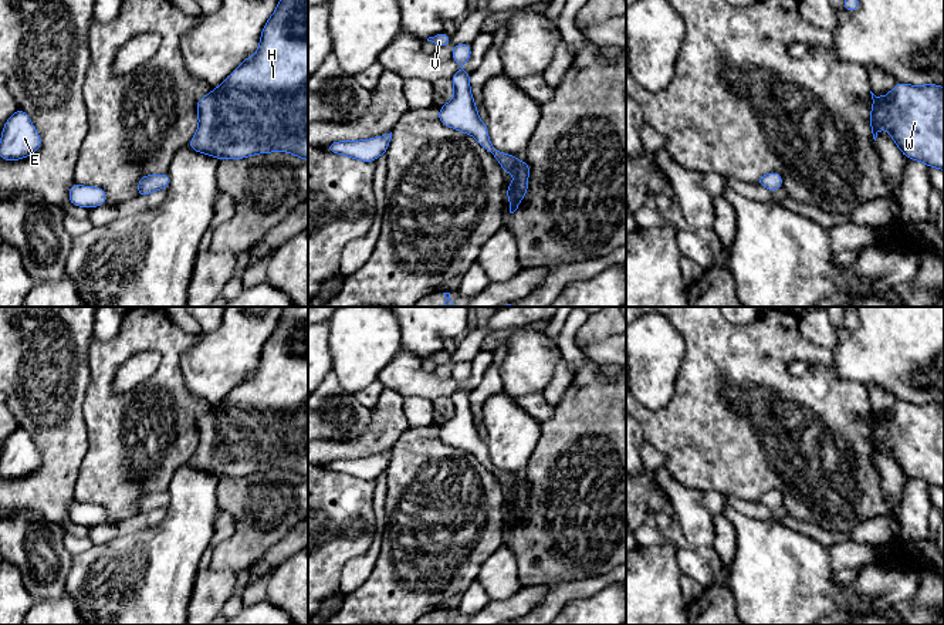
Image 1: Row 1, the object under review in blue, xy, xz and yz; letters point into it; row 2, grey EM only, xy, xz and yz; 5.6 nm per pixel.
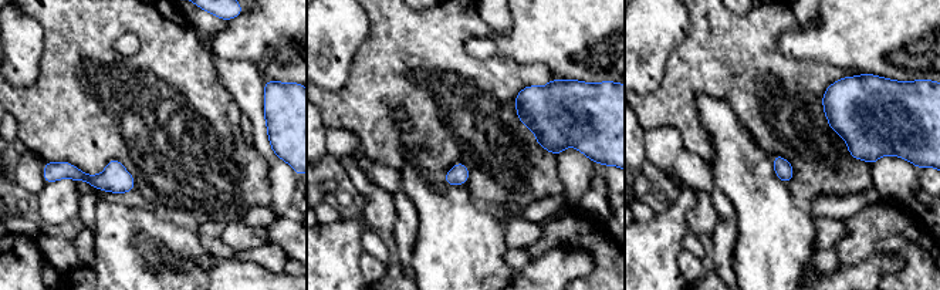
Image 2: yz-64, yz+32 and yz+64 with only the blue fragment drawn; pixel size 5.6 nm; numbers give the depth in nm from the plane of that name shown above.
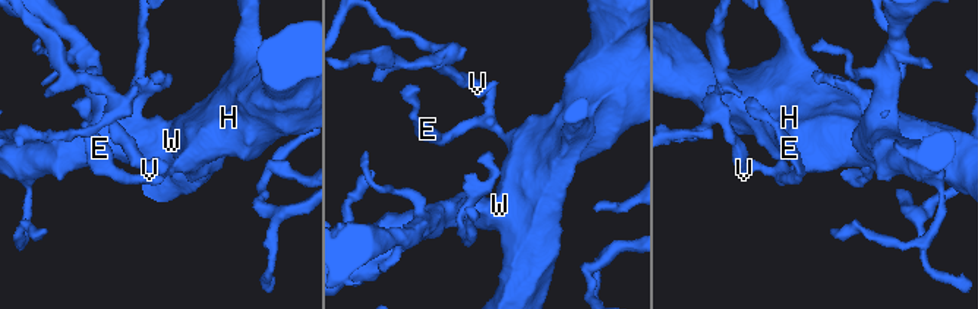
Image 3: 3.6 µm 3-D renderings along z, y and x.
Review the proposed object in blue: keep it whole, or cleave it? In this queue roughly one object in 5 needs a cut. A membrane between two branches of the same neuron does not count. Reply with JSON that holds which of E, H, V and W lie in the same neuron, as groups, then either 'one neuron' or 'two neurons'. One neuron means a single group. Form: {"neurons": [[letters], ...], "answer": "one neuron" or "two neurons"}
{"neurons": [["E", "H", "V", "W"]], "answer": "one neuron"}

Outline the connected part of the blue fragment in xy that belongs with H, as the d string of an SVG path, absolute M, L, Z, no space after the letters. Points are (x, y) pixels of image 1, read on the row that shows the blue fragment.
M280 0L260 45L226 81L196 102L199 126L189 148L219 161L288 152L308 161L308 0Z

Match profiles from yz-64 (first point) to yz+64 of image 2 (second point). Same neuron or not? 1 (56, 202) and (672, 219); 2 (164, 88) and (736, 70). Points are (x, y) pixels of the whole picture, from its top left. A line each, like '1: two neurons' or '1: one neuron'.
1: two neurons
2: one neuron

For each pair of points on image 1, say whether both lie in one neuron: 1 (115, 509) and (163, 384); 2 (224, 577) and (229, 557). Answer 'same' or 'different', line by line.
1: same
2: different

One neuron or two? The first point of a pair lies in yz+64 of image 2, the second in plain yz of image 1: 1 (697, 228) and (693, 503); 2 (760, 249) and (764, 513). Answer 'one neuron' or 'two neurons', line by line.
1: one neuron
2: two neurons

